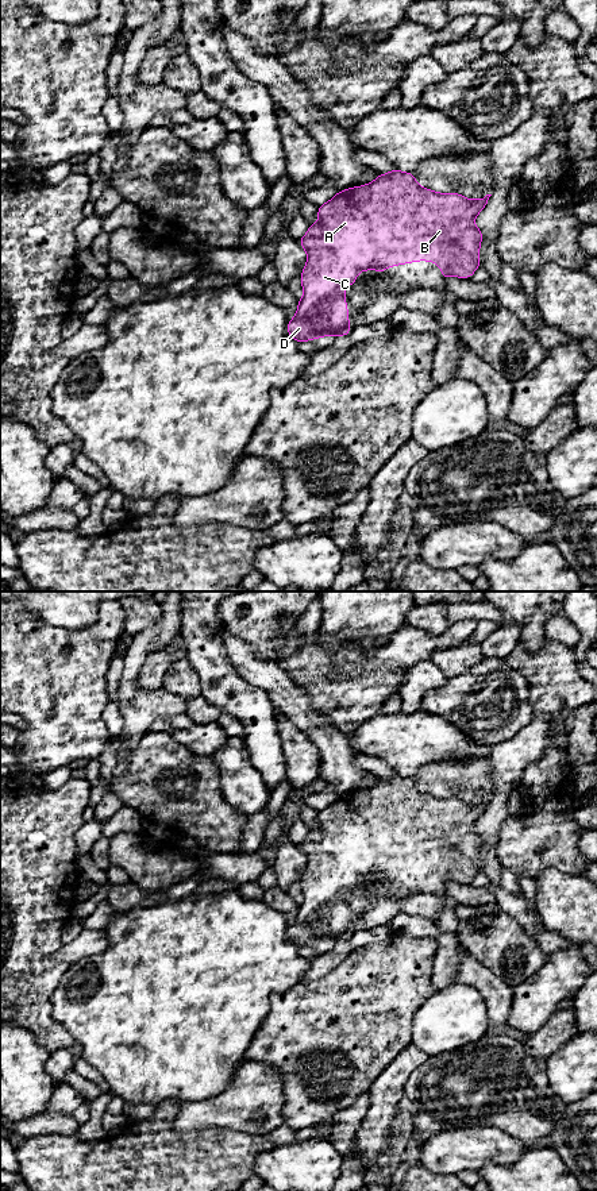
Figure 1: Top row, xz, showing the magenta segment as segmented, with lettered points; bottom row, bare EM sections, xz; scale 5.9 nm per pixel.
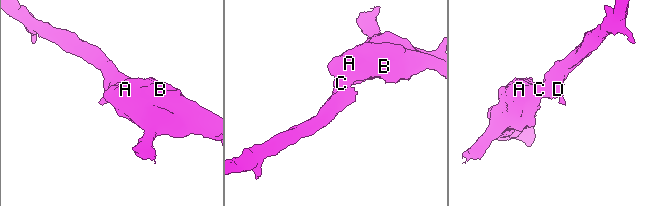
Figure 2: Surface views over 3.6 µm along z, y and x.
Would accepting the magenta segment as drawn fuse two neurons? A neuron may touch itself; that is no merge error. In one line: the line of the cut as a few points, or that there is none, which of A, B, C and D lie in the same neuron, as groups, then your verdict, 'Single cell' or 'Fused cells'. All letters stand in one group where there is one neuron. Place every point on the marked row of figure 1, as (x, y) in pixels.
No split. Groups: A B C D. Single cell

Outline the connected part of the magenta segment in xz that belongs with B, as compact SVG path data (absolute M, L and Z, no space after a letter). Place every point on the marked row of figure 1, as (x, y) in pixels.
M393 169L388 174L378 174L377 180L362 186L338 192L335 197L317 209L319 221L311 224L303 239L297 242L308 254L308 261L301 271L304 296L297 304L298 312L288 323L288 334L298 343L321 336L350 335L348 309L344 289L355 284L361 270L385 271L389 266L431 261L442 267L443 278L470 278L479 267L479 243L484 234L475 227L474 217L486 207L492 194L481 200L469 200L458 193L438 193L421 188L413 173Z

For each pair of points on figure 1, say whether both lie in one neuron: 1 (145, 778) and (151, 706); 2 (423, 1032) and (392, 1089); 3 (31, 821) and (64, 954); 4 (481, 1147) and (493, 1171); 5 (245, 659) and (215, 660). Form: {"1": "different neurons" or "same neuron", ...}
{"1": "different neurons", "2": "different neurons", "3": "different neurons", "4": "different neurons", "5": "different neurons"}

